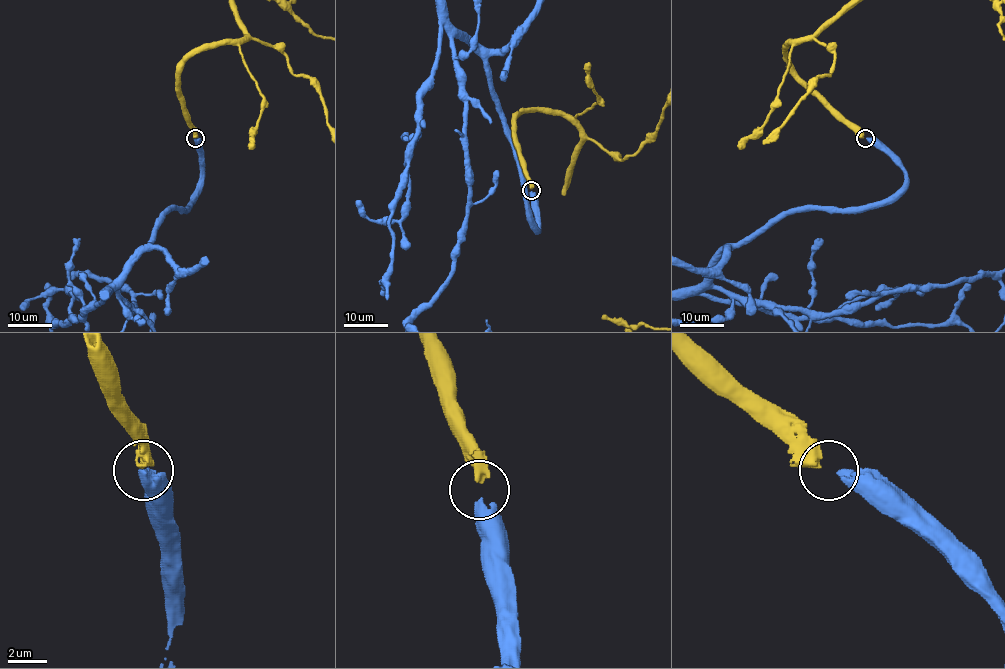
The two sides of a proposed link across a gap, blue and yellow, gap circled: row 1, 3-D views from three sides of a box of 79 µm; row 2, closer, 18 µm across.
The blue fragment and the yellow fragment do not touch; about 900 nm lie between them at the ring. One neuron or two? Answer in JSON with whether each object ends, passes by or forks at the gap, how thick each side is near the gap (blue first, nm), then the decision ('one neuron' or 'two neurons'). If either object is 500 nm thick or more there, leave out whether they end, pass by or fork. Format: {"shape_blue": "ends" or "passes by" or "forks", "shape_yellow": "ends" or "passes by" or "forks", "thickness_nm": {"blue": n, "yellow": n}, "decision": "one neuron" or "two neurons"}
{"shape_blue": "ends", "shape_yellow": "ends", "thickness_nm": {"blue": 440, "yellow": 480}, "decision": "one neuron"}

